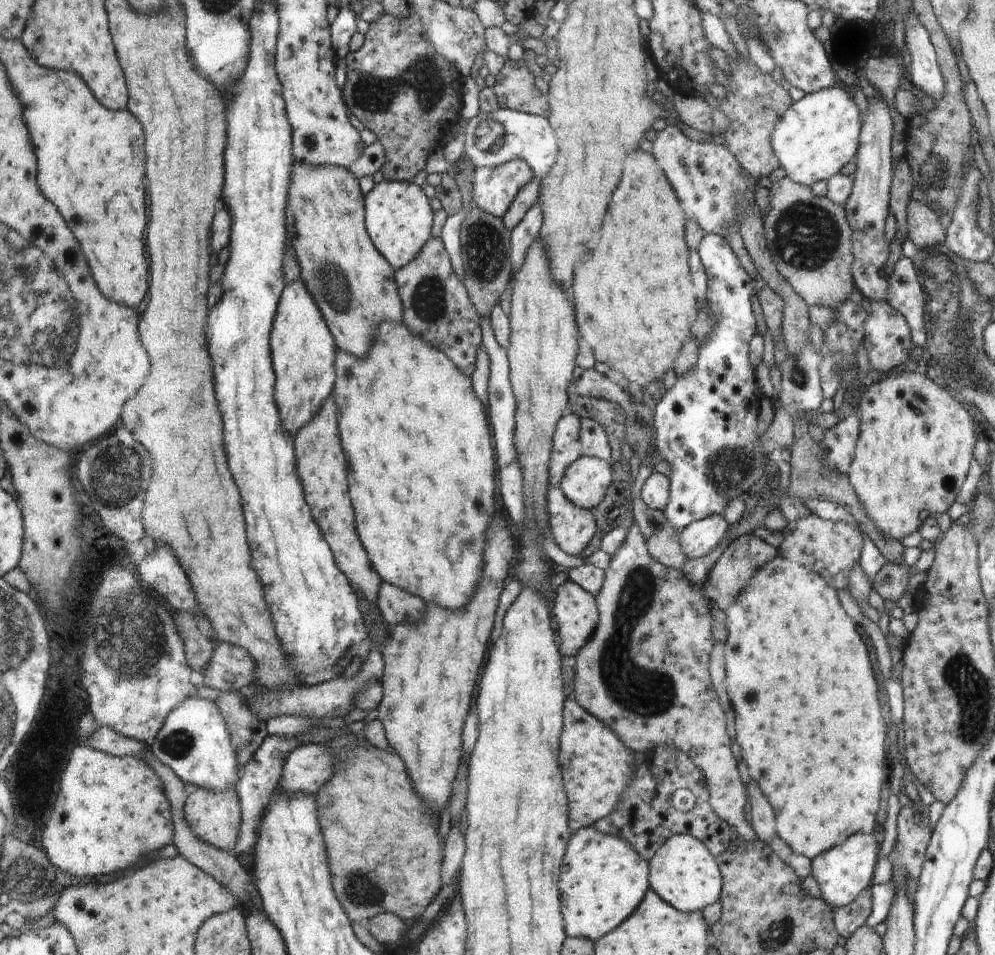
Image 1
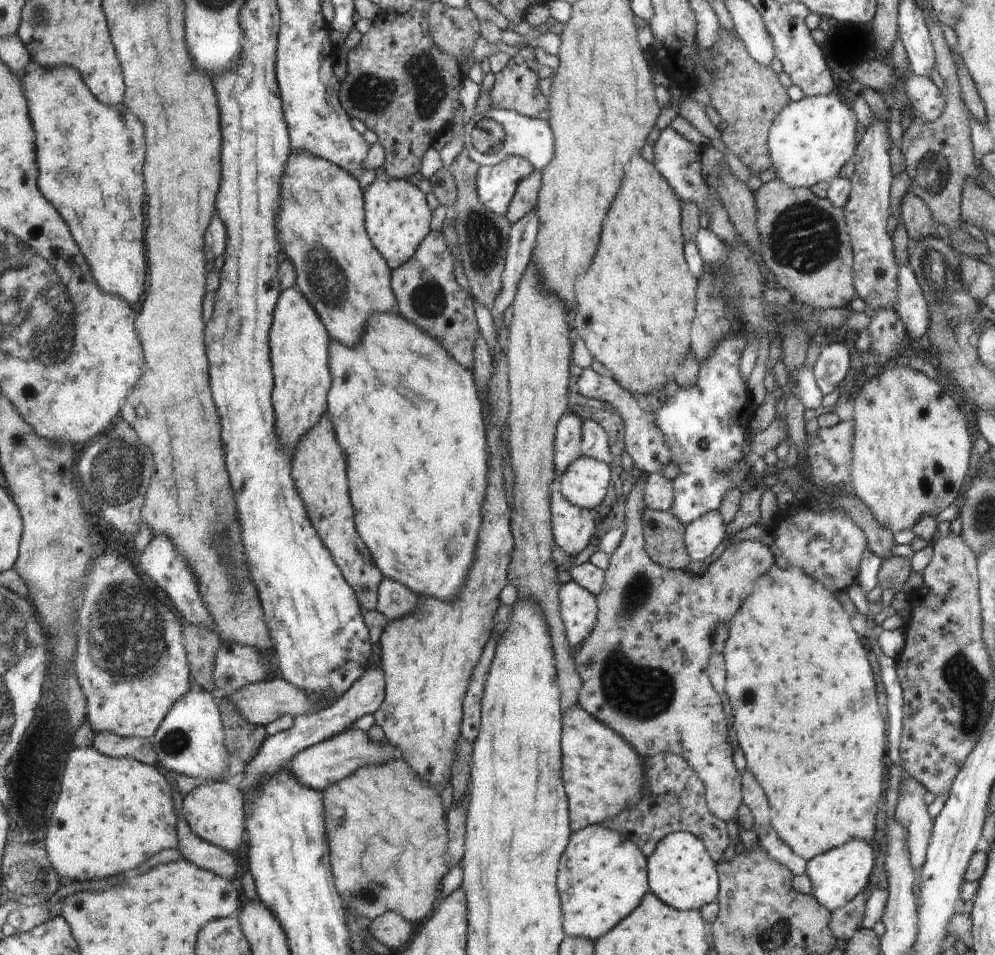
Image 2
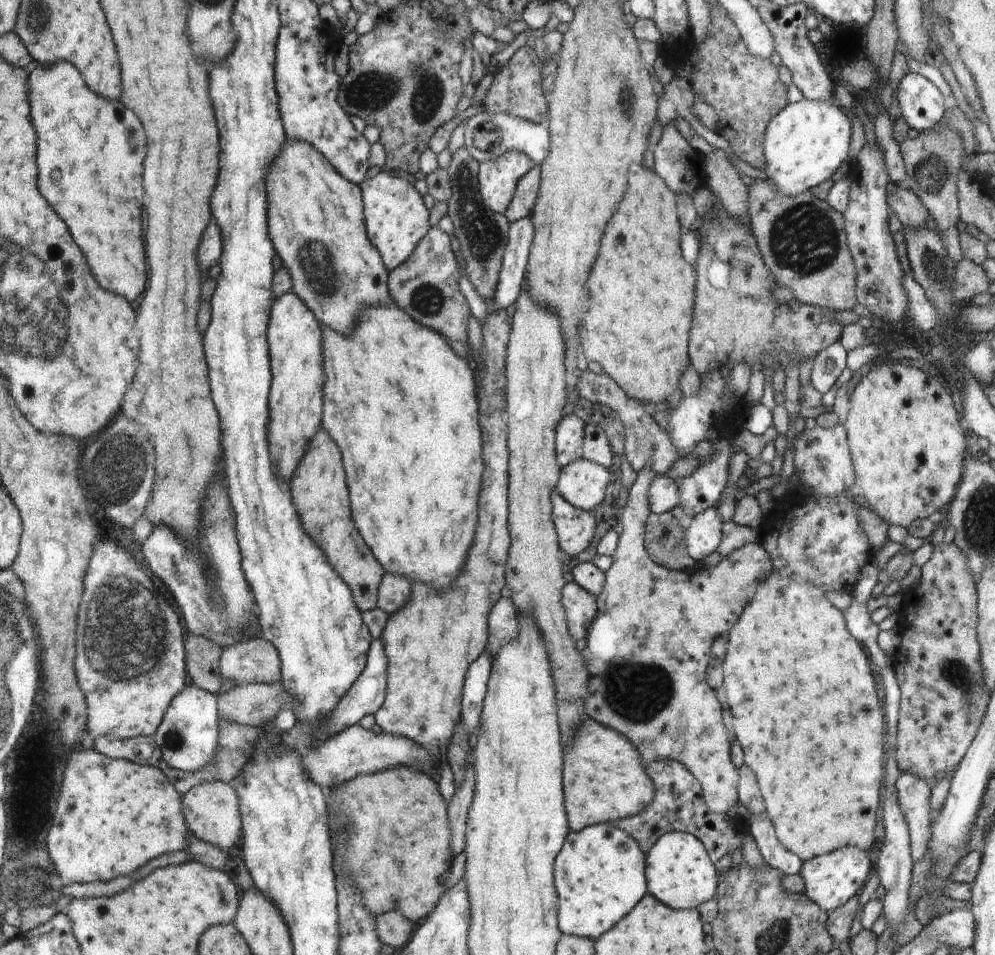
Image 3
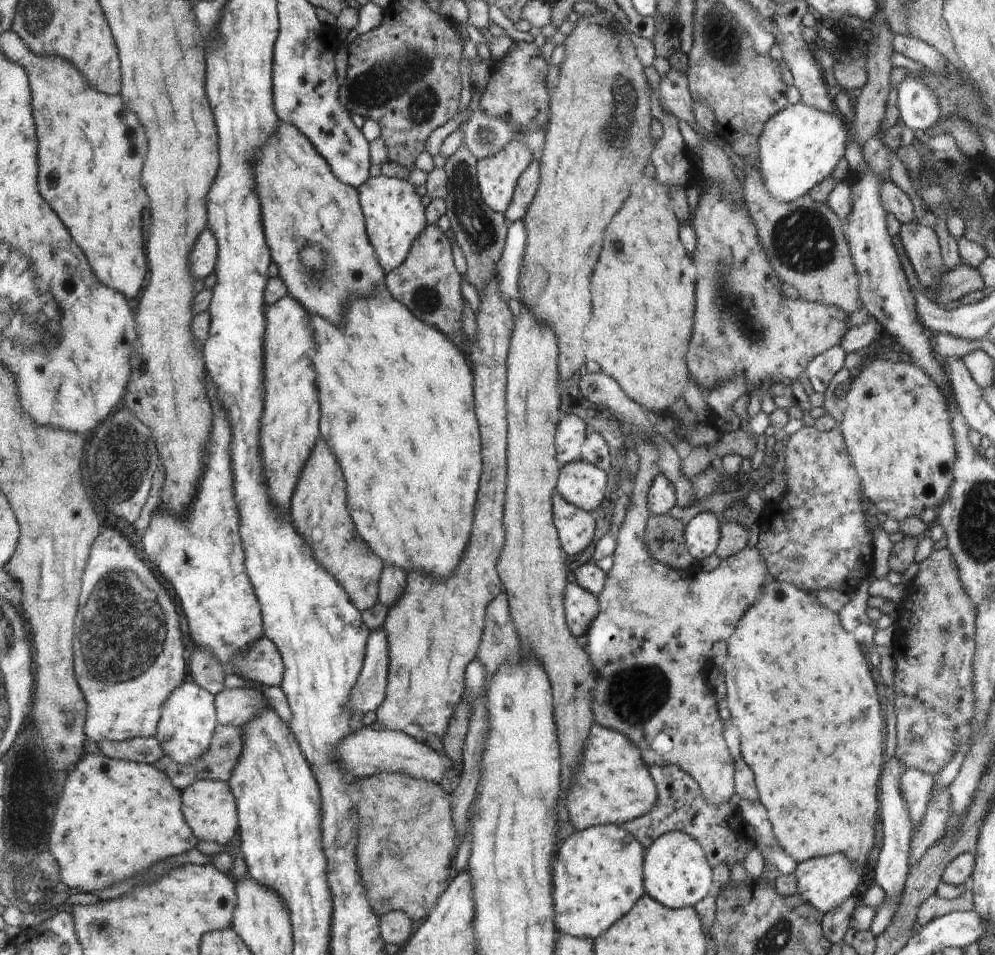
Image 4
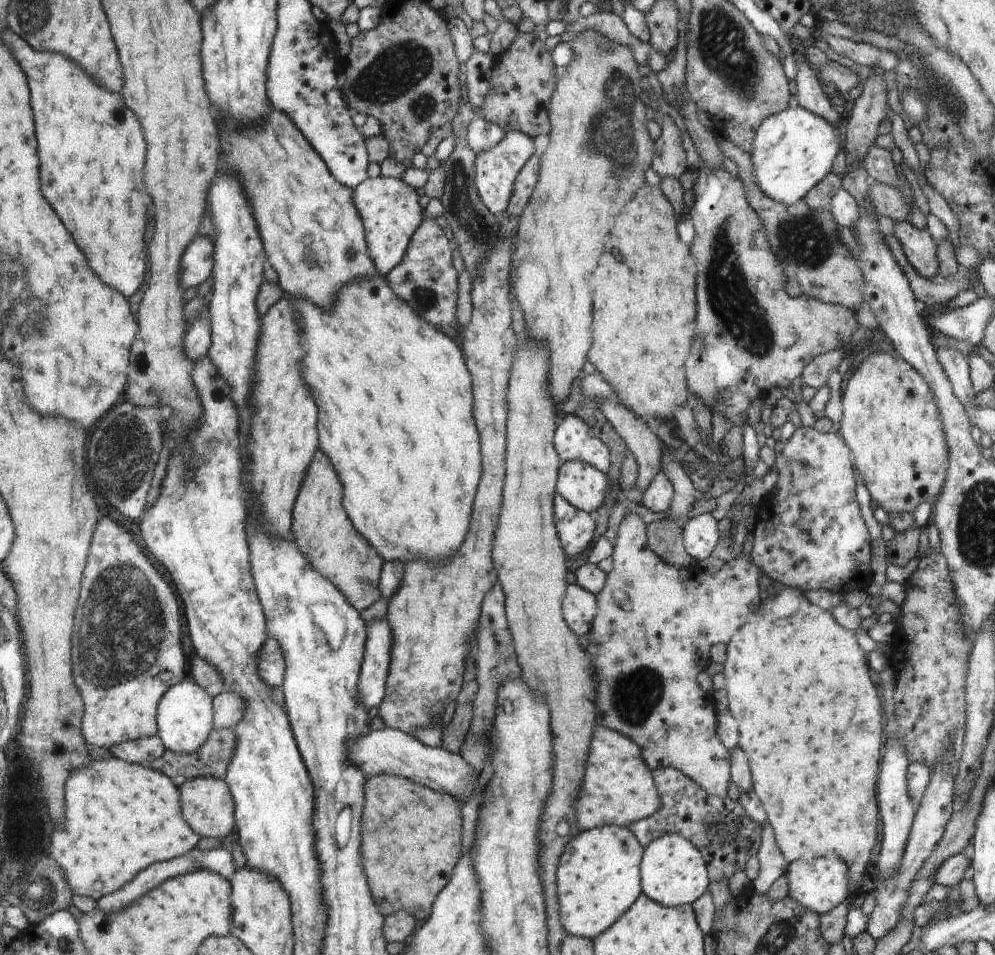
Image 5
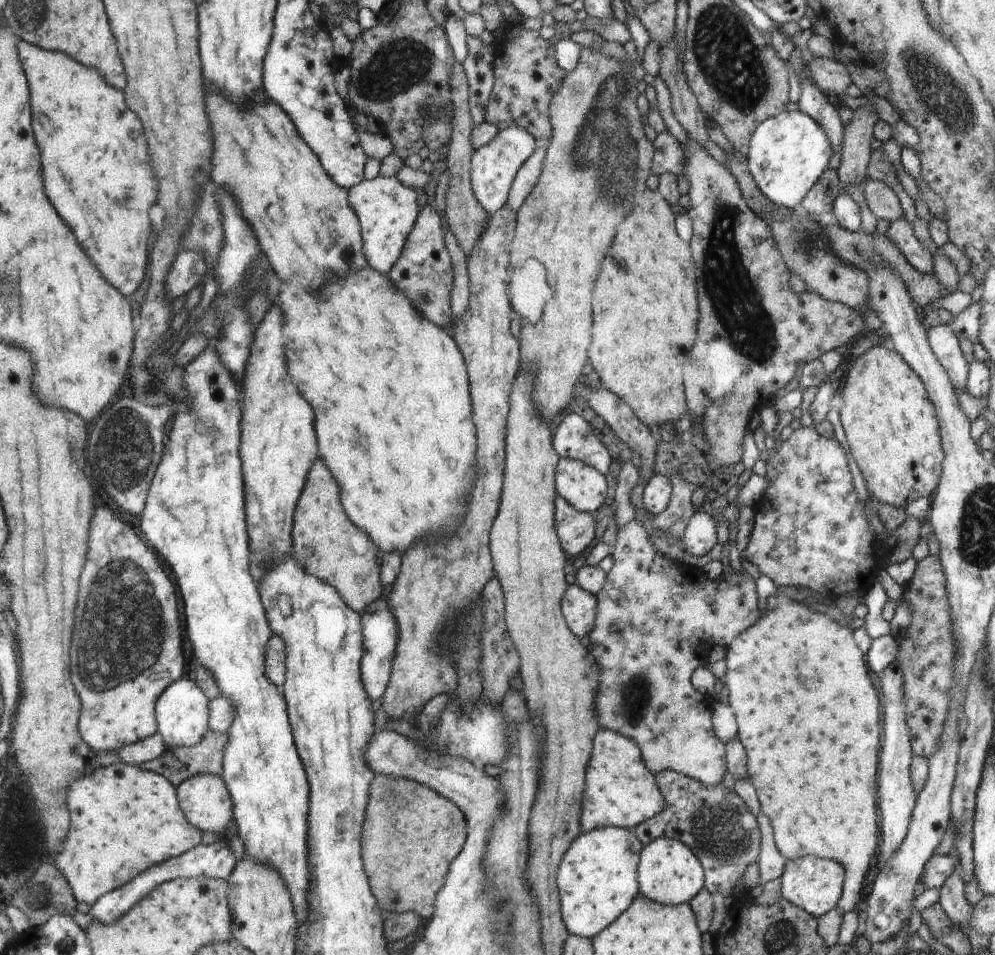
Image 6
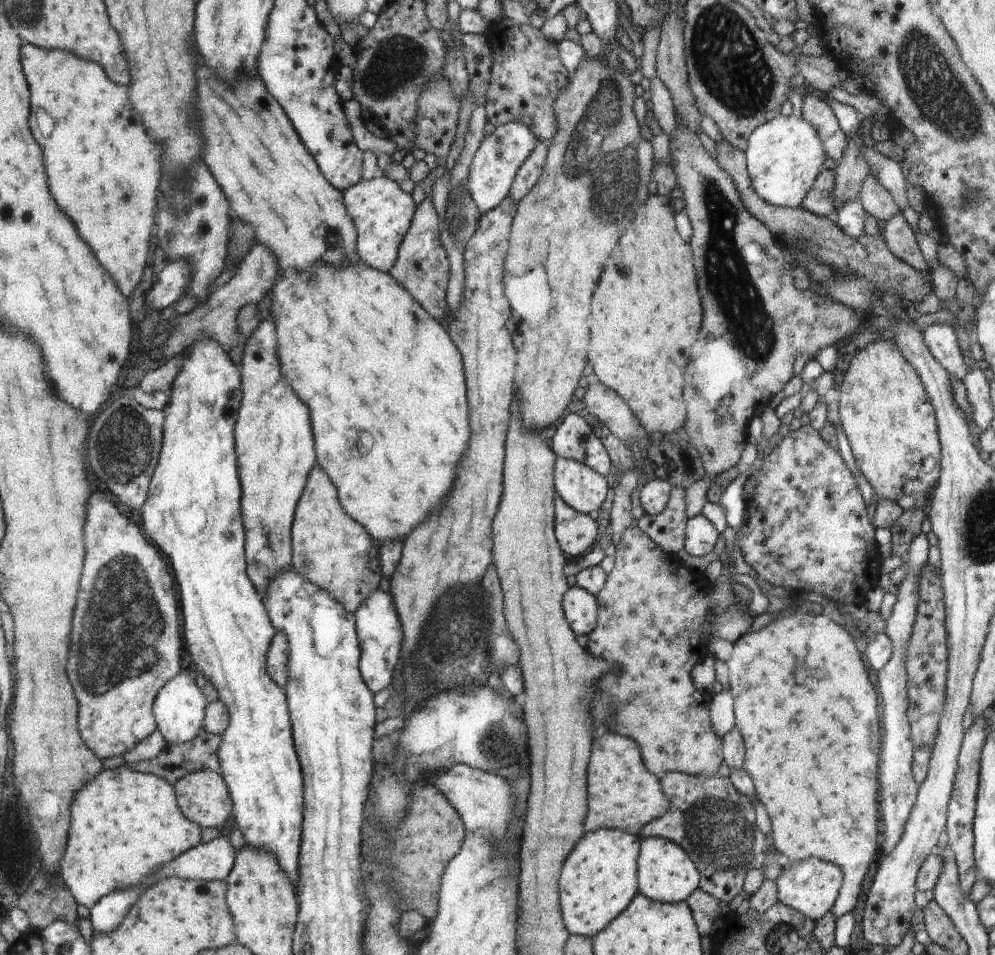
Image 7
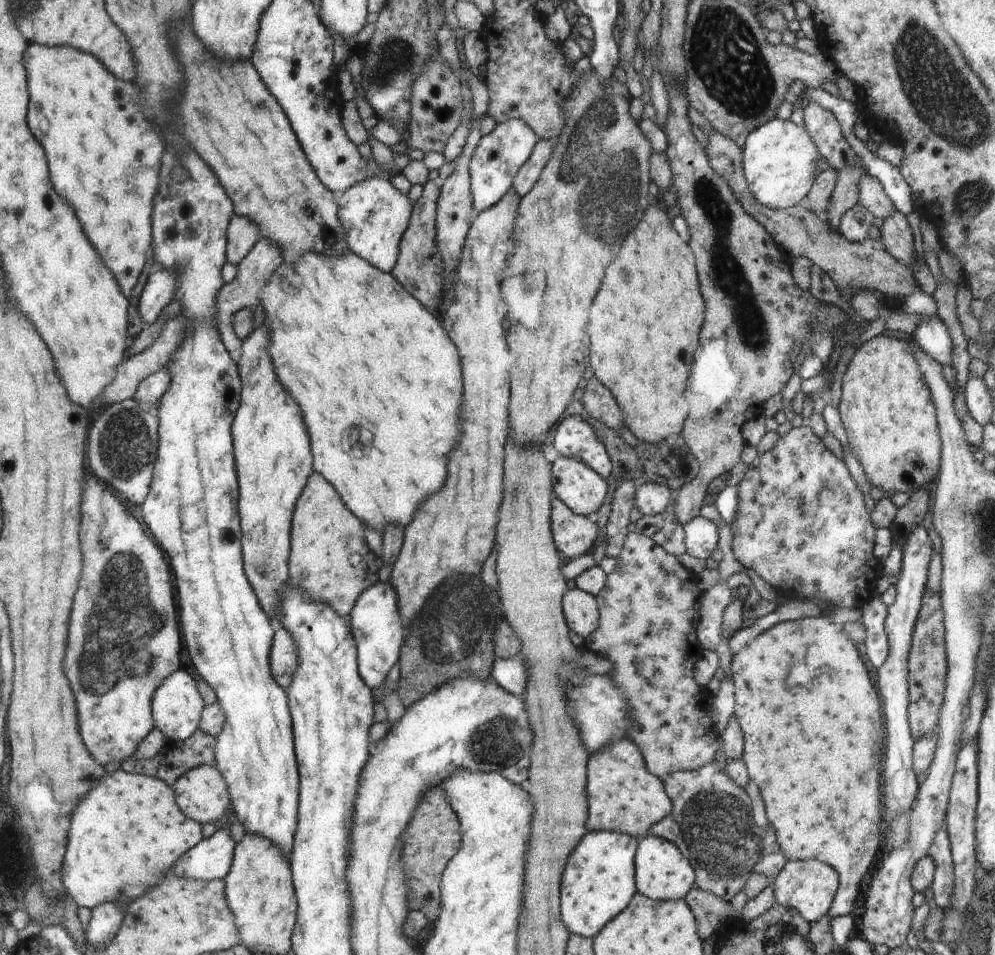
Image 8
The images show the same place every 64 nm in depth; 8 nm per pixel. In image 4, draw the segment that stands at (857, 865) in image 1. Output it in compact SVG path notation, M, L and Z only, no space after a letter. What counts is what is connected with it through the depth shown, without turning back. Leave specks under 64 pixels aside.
M844 852L831 854L830 856L812 857L802 861L792 872L796 878L796 894L803 896L808 904L827 913L842 906L847 899L852 897L856 889L863 889L863 871L857 868L855 862L844 856Z

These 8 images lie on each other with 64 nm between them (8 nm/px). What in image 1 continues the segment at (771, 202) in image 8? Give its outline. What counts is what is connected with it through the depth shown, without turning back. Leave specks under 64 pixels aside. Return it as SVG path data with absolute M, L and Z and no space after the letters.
M832 86L812 94L805 94L802 99L793 102L775 127L771 145L775 149L776 158L780 161L780 168L786 172L786 177L795 180L796 184L811 187L821 180L834 178L834 174L839 174L844 164L848 164L858 154L860 128L863 128L860 108L844 88Z

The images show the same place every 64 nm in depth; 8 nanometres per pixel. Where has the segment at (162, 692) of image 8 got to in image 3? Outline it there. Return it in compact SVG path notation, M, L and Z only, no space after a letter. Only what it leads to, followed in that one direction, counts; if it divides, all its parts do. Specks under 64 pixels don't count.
M192 682L182 694L174 698L172 706L166 712L164 722L160 724L152 741L162 748L163 760L172 764L172 768L180 768L184 772L200 772L208 764L212 764L212 760L215 760L218 754L222 720L218 694L204 690Z

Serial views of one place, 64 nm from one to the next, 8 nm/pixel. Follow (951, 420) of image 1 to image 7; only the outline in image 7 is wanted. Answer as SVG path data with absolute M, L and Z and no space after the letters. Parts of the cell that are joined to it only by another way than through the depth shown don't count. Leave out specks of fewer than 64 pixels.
M875 340L858 350L844 370L840 391L840 425L851 446L860 472L866 476L880 499L897 502L904 490L930 490L940 474L940 442L938 417L915 366L903 356L893 340Z

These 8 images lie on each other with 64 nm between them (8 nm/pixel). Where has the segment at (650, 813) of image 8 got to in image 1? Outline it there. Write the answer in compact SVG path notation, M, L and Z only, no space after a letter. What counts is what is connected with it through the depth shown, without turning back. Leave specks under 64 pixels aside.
M568 699L563 710L563 732L559 762L563 784L571 801L571 829L578 832L616 810L628 787L635 780L634 755L612 729L592 716L575 699Z

